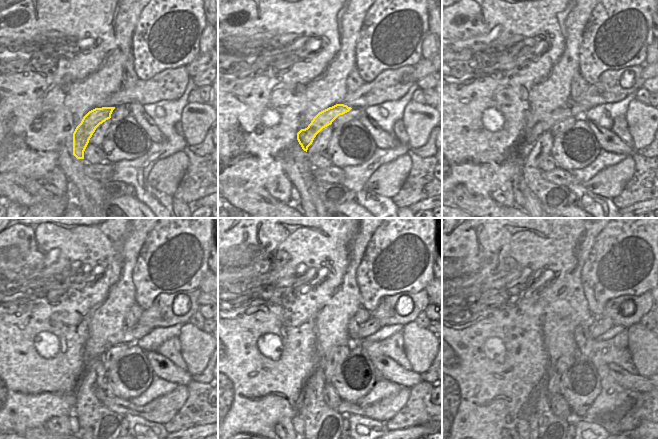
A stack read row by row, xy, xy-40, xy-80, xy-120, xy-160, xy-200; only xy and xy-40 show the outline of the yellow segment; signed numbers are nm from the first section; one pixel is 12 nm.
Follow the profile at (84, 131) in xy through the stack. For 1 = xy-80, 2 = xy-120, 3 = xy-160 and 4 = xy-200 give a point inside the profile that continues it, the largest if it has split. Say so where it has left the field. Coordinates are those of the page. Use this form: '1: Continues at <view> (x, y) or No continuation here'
1: Continues at xy-80 (529, 136)
2: Continues at xy-120 (132, 335)
3: Continues at xy-160 (371, 326)
4: Continues at xy-200 (601, 325)

